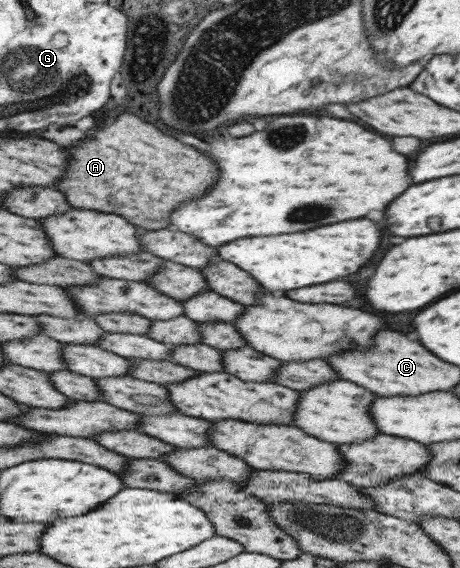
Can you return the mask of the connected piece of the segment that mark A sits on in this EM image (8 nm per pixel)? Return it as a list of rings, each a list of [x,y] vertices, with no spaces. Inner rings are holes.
[[[121,114],[85,144],[69,148],[69,170],[54,184],[74,208],[116,214],[139,229],[170,228],[169,214],[177,204],[207,192],[217,180],[217,166],[199,150],[163,136],[151,124]]]

